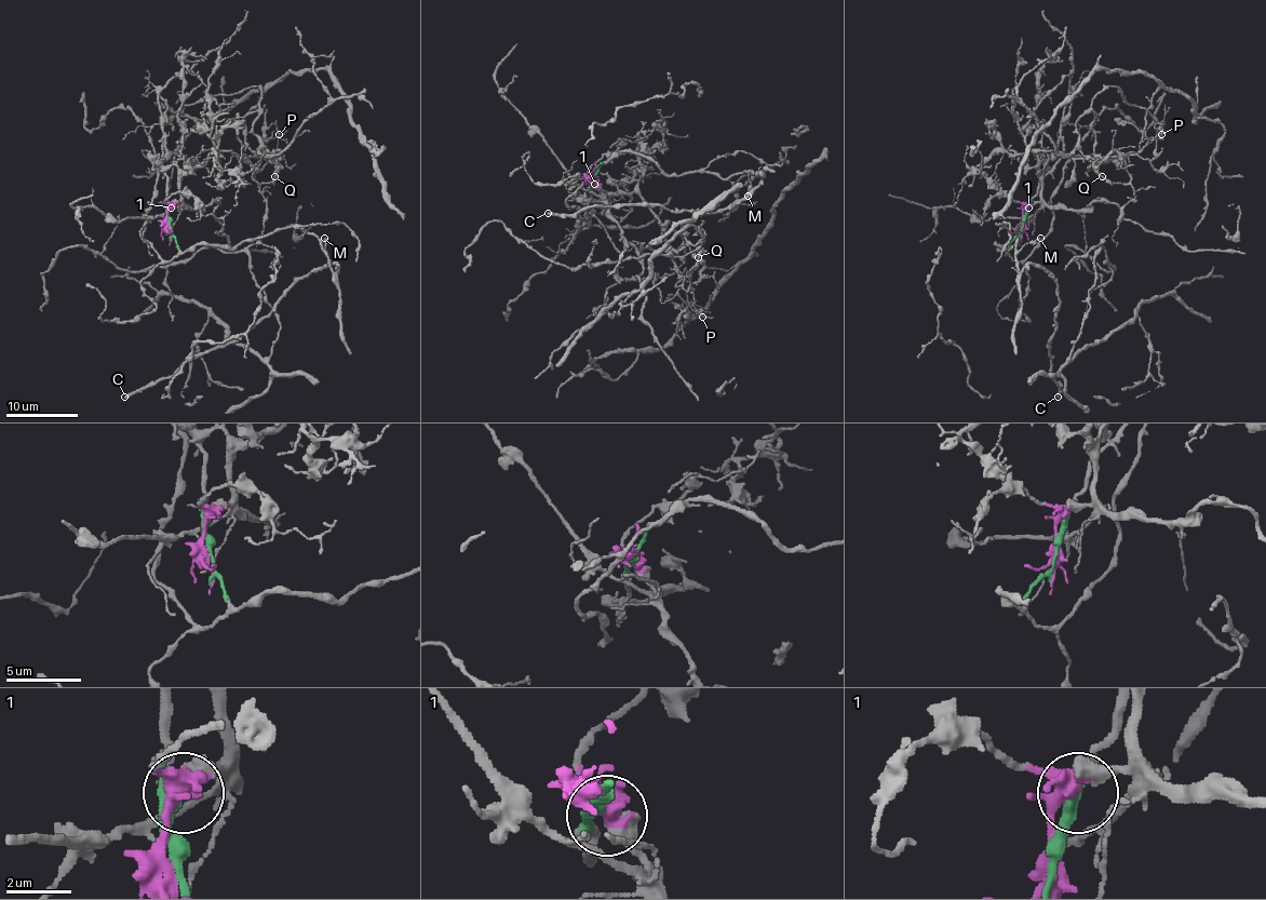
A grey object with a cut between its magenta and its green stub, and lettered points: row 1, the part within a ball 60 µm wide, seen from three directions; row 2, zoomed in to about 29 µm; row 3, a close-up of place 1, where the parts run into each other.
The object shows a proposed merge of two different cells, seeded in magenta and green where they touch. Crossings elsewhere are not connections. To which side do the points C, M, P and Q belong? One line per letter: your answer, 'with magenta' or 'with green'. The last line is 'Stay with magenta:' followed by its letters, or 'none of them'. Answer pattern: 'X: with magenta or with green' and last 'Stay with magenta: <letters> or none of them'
C: with green
M: with green
P: with magenta
Q: with magenta
Stay with magenta: P, Q

